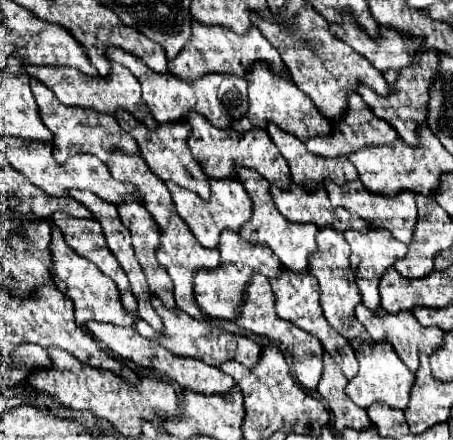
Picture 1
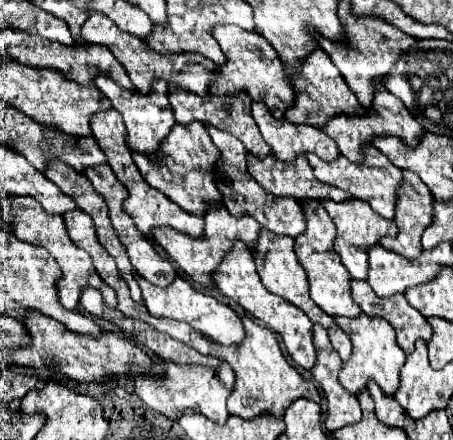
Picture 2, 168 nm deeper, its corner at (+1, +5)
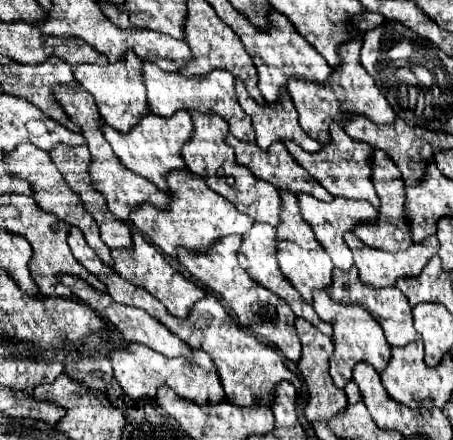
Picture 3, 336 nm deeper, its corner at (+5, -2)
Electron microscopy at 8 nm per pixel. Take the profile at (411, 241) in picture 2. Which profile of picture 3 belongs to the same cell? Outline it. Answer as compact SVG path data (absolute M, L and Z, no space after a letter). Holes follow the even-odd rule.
M373 148L373 160L371 162L377 162L377 164L371 164L371 180L373 180L373 186L377 190L377 196L381 200L381 208L379 208L379 218L369 224L369 222L361 222L355 226L355 234L369 246L373 248L381 248L381 250L387 250L387 252L399 252L399 250L405 250L409 248L409 244L413 244L411 236L409 236L409 230L405 226L405 212L403 212L403 206L405 206L405 184L401 180L401 172L399 168L389 160L389 156L385 156L383 150L379 148Z

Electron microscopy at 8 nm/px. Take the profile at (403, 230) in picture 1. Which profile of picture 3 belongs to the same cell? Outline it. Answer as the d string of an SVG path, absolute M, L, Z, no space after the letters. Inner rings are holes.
M331 122L329 124L329 138L331 142L321 144L319 152L305 152L299 144L295 144L293 140L285 140L285 146L289 150L289 154L293 158L297 158L297 162L333 196L343 196L343 198L353 198L353 200L367 200L371 202L375 208L379 204L377 200L377 192L373 188L373 182L369 180L369 152L371 146L361 142L361 140L353 140L351 136L345 134L345 130L337 124Z

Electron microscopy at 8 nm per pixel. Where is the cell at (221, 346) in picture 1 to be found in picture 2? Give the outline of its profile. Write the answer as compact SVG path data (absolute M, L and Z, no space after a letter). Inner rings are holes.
M137 277L137 283L143 291L145 305L153 317L169 317L175 321L185 321L197 333L201 333L203 337L207 337L219 345L239 345L245 339L245 327L243 327L243 321L237 317L237 313L233 309L229 309L227 305L219 303L217 299L195 289L187 279L177 277L167 289L161 289L161 287L145 281L143 277Z

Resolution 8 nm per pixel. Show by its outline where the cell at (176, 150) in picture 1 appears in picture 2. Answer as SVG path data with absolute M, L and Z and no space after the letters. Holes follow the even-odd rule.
M99 77L95 81L95 87L99 87L99 91L111 101L111 105L121 113L127 133L129 133L129 147L137 153L143 153L145 157L153 159L153 161L163 161L161 157L161 145L163 139L171 133L171 129L175 127L175 115L169 103L169 85L165 81L157 81L157 85L153 85L153 95L151 97L143 97L141 93L131 93L127 89L121 89L115 81L107 79L107 77Z

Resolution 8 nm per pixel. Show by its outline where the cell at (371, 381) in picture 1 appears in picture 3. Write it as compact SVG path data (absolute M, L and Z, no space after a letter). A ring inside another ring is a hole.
M323 290L313 292L313 308L315 308L315 312L319 314L321 320L325 320L325 322L329 322L333 326L335 350L333 350L333 356L329 360L329 374L331 374L333 382L337 384L337 388L343 388L351 380L353 364L357 364L361 360L373 364L377 370L385 368L385 364L389 362L391 348L389 348L389 344L387 344L387 340L383 336L381 326L377 324L377 320L365 308L337 304Z

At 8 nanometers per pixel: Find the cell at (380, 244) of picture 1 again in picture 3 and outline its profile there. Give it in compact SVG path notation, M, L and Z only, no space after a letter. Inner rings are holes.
M299 192L297 194L297 202L299 202L299 210L301 210L301 216L303 220L313 228L315 232L315 238L317 242L325 248L325 252L331 256L333 264L341 270L349 270L353 266L353 254L349 250L349 246L345 244L343 240L343 234L345 232L353 232L353 228L361 222L361 220L373 220L373 216L377 216L377 210L363 202L363 200L349 200L349 198L333 198L331 202L319 202L317 198L305 194L305 192Z

